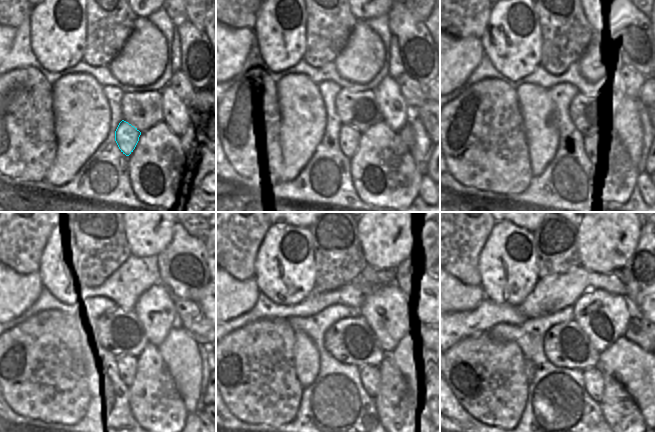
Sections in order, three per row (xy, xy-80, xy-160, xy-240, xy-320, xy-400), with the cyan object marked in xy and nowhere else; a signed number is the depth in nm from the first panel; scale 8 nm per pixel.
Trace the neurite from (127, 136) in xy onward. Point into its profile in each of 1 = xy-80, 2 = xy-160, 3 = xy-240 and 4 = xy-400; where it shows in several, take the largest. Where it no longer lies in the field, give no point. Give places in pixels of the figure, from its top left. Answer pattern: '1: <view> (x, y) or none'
1: xy-80 (349, 137)
2: xy-160 (575, 142)
3: xy-240 (127, 365)
4: xy-400 (592, 377)

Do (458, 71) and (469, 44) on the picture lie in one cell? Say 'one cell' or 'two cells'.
one cell

